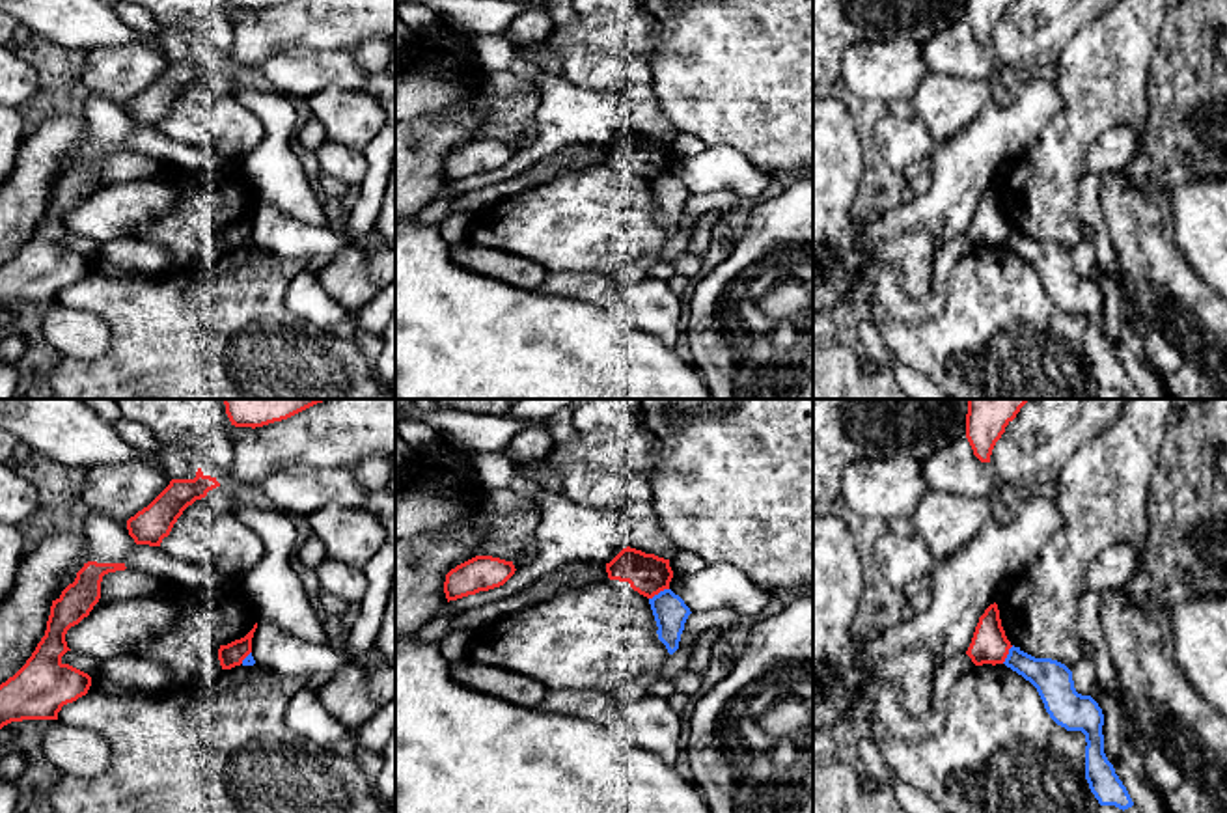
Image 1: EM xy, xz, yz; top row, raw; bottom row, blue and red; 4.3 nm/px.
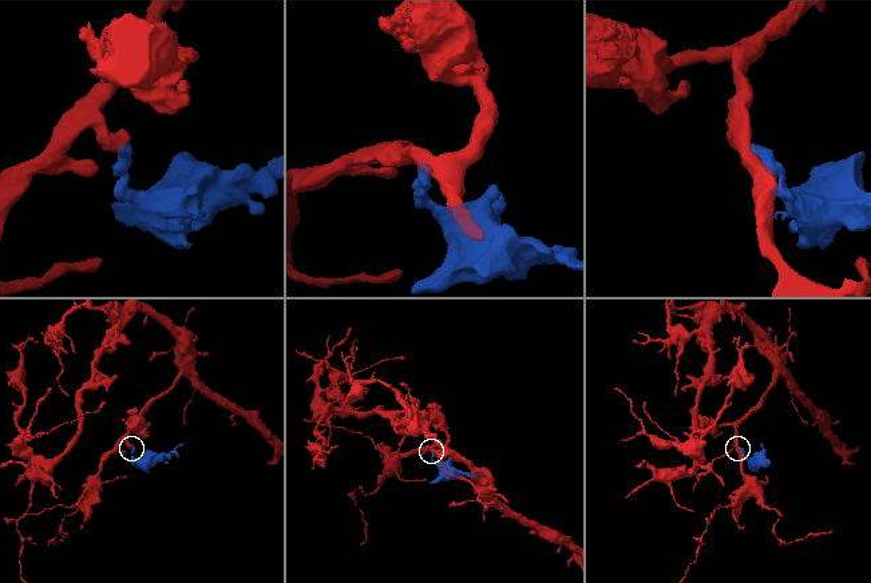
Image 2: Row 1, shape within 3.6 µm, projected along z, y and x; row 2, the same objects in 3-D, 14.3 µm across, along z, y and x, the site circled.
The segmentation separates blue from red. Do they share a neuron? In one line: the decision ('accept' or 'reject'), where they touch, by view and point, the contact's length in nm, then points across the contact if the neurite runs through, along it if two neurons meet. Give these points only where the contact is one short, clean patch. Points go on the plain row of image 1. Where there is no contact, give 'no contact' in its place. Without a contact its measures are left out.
reject; meets blue in xz at (661, 174); contact 100 nm long; border along xz (668, 170), (649, 181)

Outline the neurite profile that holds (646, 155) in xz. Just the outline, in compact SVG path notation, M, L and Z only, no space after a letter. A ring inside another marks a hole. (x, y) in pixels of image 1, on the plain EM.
M630 129L606 145L606 155L610 162L628 164L634 173L647 181L669 172L673 160L669 142Z

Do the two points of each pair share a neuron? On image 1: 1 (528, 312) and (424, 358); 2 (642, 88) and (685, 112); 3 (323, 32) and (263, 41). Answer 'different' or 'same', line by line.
1: same
2: different
3: same

